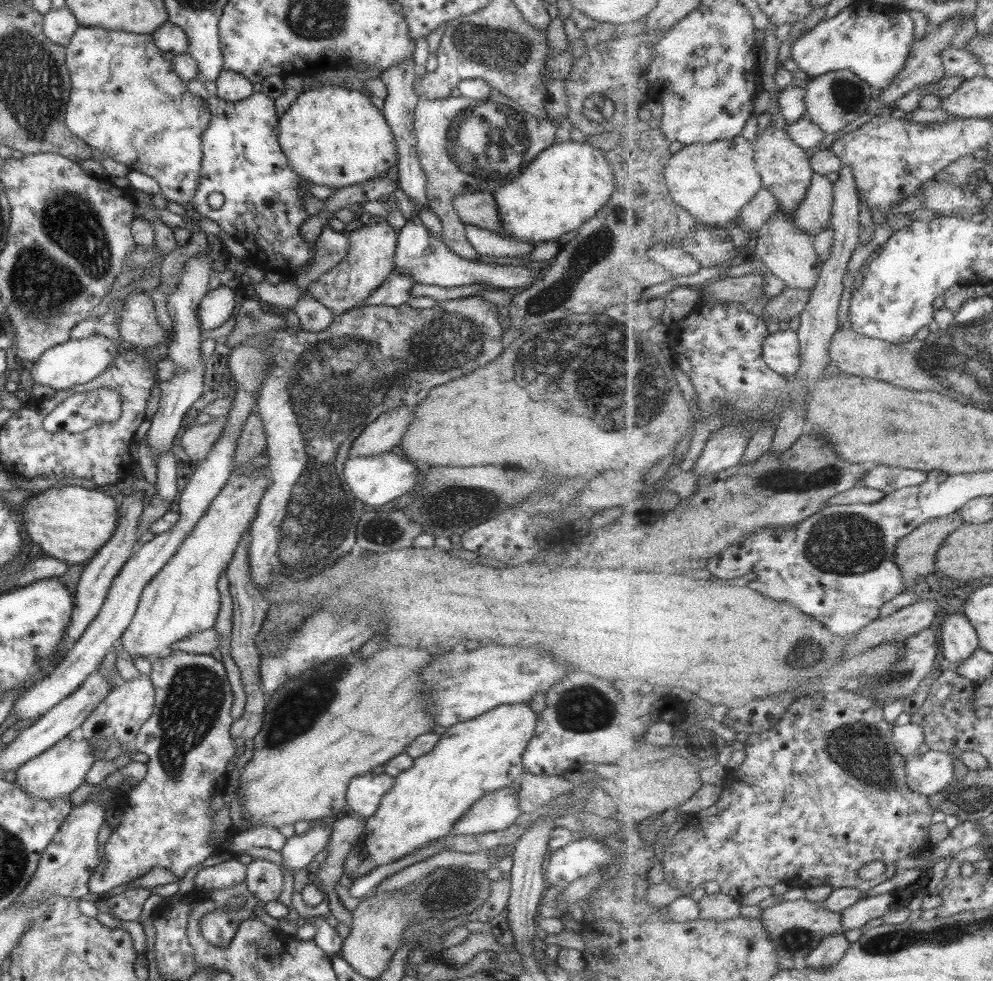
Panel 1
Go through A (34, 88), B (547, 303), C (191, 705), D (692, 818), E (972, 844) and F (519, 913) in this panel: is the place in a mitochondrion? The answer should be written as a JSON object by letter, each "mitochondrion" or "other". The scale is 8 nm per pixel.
{"A":"mitochondrion","B":"mitochondrion","C":"mitochondrion","D":"other","E":"other","F":"other"}

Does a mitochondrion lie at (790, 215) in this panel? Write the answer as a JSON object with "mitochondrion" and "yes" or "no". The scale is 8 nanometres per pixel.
{"mitochondrion":"no"}

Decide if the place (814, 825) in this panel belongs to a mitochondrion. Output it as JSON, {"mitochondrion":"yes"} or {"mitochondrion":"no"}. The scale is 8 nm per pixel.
{"mitochondrion":"no"}

